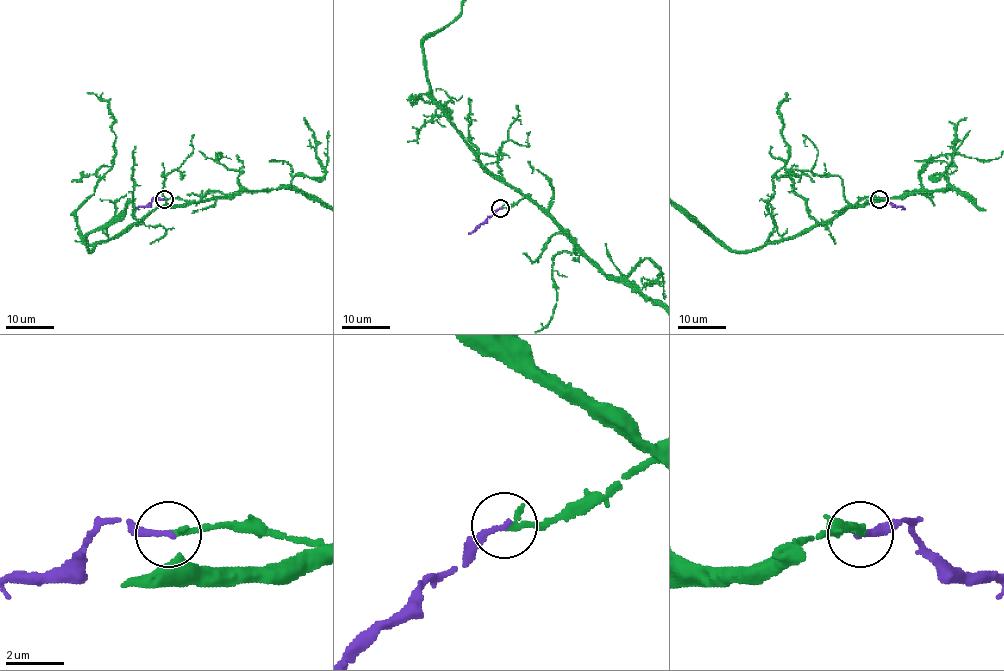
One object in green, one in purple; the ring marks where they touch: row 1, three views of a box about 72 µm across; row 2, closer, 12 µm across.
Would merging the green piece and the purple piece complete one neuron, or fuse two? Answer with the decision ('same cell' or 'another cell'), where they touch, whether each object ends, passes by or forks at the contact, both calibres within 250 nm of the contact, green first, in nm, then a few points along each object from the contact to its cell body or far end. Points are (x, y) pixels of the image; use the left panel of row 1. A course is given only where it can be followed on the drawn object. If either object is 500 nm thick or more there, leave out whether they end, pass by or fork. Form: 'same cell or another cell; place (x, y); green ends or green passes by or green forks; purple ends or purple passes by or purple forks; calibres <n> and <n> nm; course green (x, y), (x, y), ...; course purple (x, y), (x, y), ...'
same cell; place (164, 199); green ends; purple ends; calibres 220 and 240 nm; course purple (164, 200), (155, 197), (146, 206), (132, 209)

